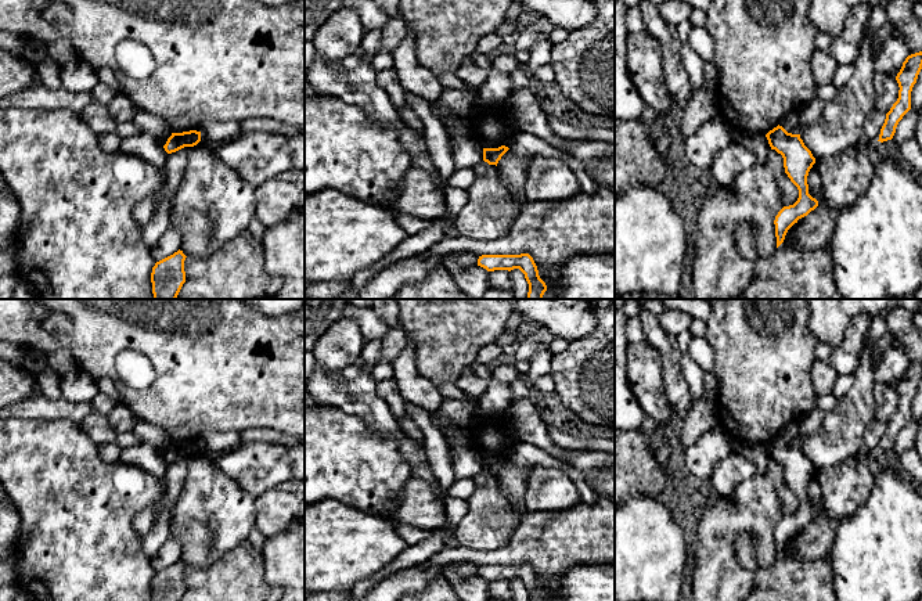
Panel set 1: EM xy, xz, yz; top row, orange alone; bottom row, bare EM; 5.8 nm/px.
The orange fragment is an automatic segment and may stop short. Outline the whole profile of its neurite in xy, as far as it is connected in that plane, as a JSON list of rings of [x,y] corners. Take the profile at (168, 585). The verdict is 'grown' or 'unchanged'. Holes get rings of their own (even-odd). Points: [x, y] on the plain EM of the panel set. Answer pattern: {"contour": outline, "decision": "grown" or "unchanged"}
{"contour": [[[183,561],[159,571],[152,577],[151,593],[152,601],[180,601],[186,593]]], "decision": "unchanged"}

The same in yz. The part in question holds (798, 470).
{"contour": [[[777,436],[766,445],[771,460],[784,468],[785,483],[799,500],[799,508],[793,515],[784,517],[775,526],[777,558],[784,553],[788,540],[799,529],[807,526],[818,517],[818,511],[808,504],[807,486],[815,468],[804,456],[800,445],[788,443],[782,436]]], "decision": "unchanged"}

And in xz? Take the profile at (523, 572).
{"contour": [[[529,564],[521,565],[482,565],[478,576],[487,582],[519,579],[529,594],[529,601],[547,601],[545,593],[540,589],[537,576]]], "decision": "unchanged"}

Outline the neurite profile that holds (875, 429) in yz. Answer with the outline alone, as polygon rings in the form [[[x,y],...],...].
[[[874,418],[865,428],[864,446],[875,453],[879,450],[880,439],[885,433],[886,424]]]

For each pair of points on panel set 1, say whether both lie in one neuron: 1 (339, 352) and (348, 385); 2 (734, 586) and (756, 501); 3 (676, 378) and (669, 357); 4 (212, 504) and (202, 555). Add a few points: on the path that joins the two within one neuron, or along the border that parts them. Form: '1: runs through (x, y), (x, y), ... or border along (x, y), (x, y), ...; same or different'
1: border along (319, 363), (328, 370), (339, 370), (352, 364); different
2: runs through (724, 565), (724, 533), (735, 522); same
3: runs through (673, 373), (670, 363); same
4: runs through (208, 517), (204, 521), (202, 543); same

